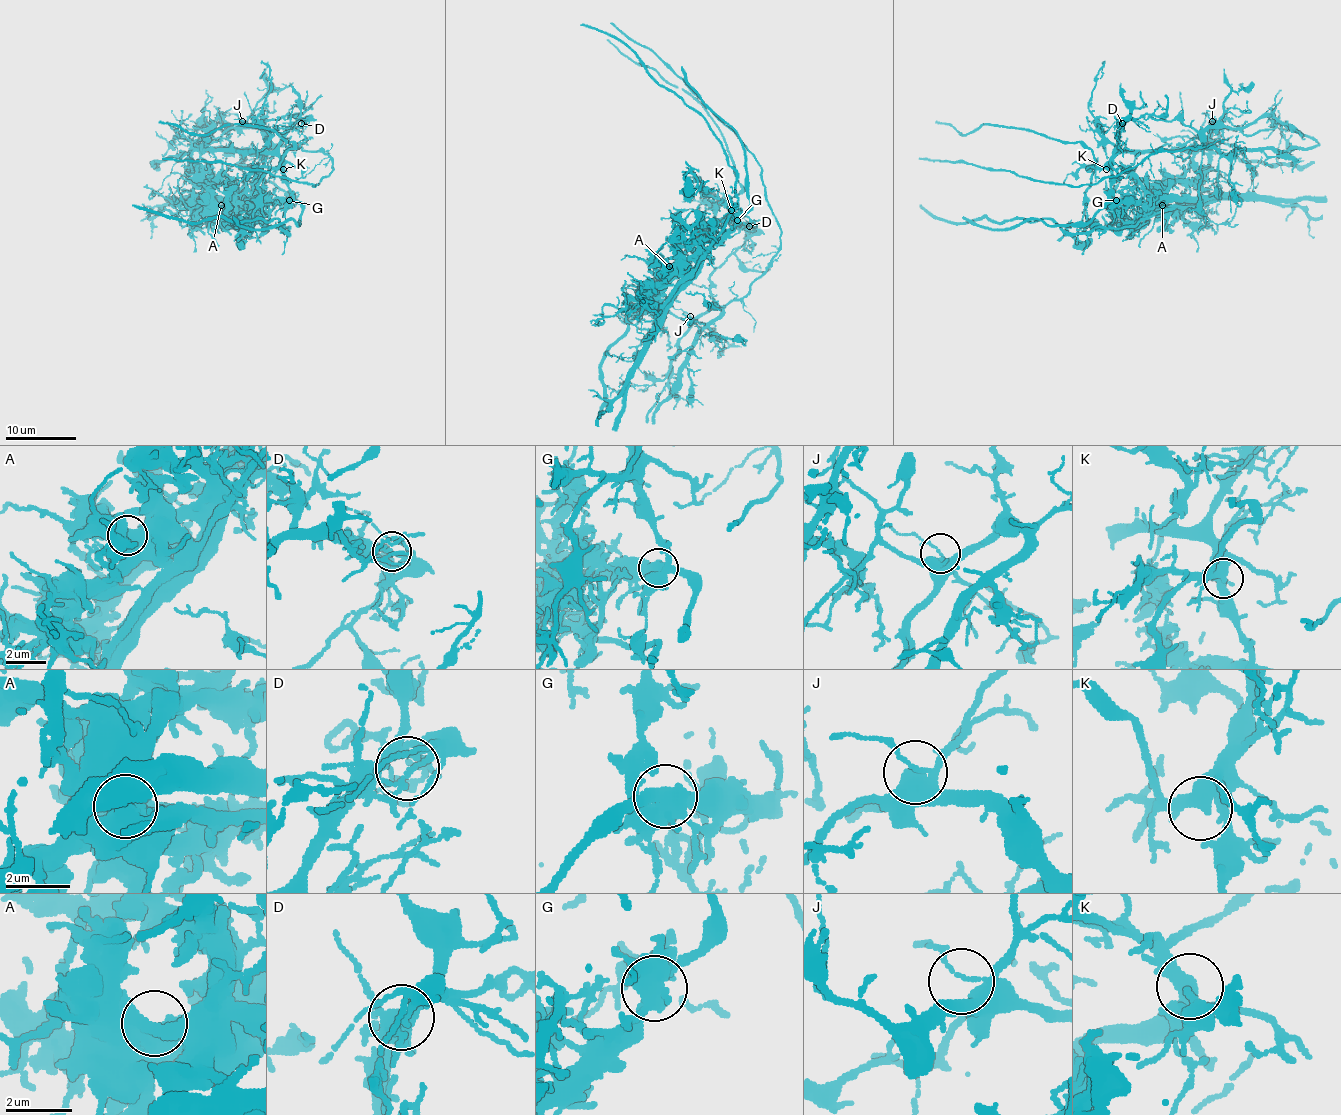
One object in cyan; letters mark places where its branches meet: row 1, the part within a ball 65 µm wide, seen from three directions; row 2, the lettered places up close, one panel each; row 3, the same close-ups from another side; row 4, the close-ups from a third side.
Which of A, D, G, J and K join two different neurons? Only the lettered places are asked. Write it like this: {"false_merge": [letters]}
{"false_merge": ["A", "D", "G"]}

